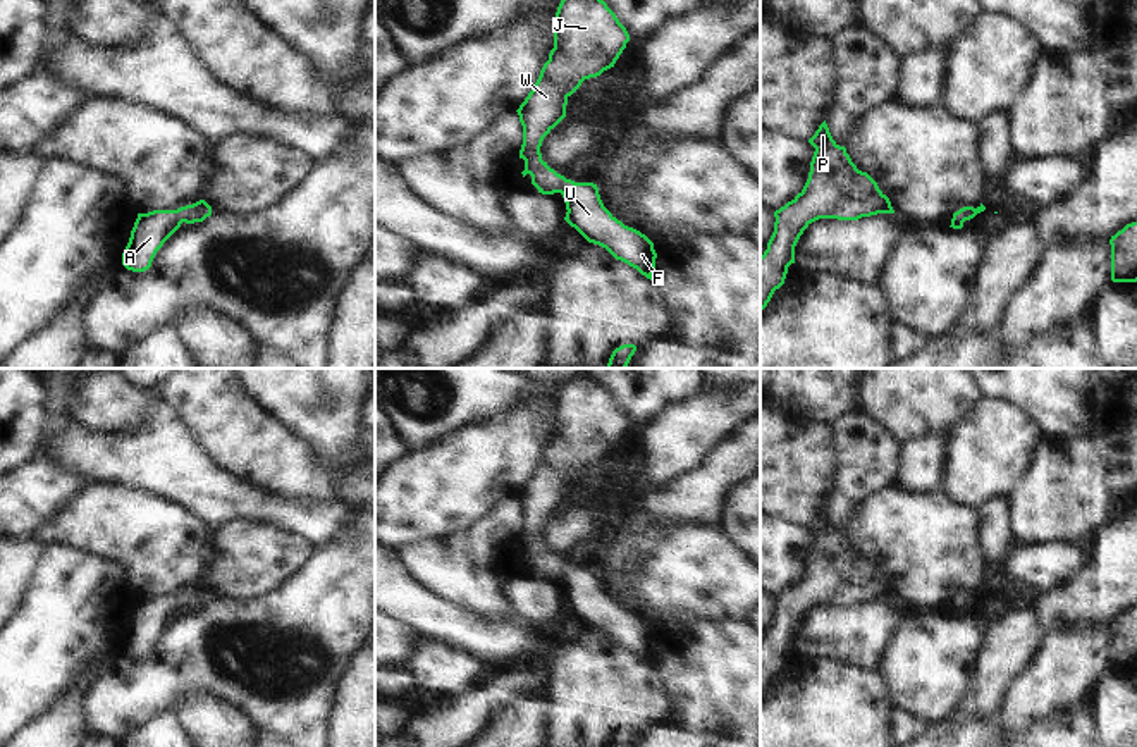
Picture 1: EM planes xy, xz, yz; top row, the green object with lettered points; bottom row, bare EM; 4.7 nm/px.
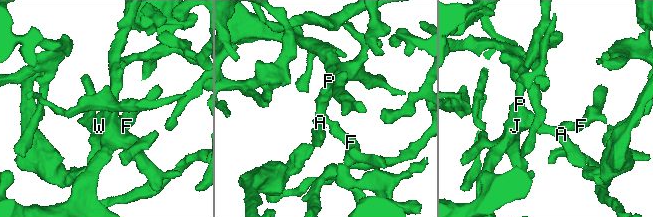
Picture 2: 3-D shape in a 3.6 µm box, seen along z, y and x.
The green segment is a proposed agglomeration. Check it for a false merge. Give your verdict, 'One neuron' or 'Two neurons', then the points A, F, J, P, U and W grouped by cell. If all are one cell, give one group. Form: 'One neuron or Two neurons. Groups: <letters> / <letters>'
One neuron. Groups: A F J P U W

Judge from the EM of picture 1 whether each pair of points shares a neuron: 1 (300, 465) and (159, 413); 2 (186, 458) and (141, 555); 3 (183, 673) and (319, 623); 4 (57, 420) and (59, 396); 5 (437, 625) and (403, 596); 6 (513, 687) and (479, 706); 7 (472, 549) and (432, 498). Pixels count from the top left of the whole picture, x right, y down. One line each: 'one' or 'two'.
1: two
2: two
3: one
4: one
5: one
6: one
7: two

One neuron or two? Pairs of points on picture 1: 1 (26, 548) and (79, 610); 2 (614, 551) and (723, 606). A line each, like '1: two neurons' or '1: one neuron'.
1: two neurons
2: one neuron

